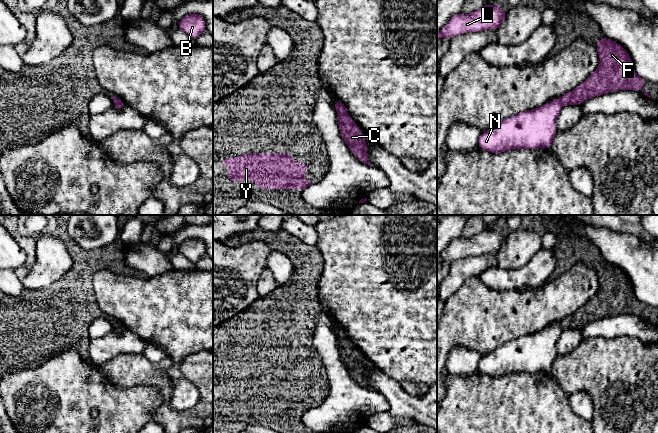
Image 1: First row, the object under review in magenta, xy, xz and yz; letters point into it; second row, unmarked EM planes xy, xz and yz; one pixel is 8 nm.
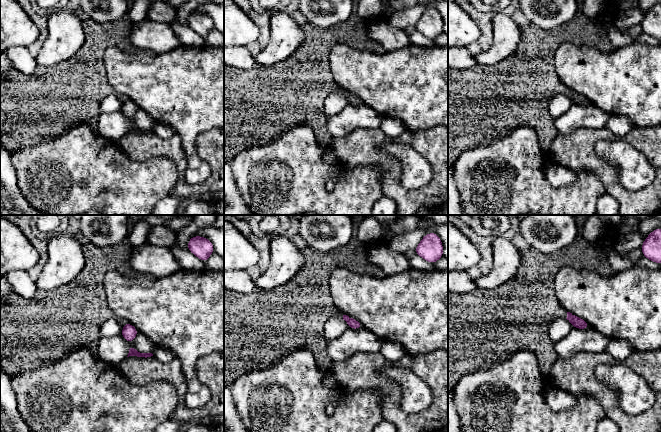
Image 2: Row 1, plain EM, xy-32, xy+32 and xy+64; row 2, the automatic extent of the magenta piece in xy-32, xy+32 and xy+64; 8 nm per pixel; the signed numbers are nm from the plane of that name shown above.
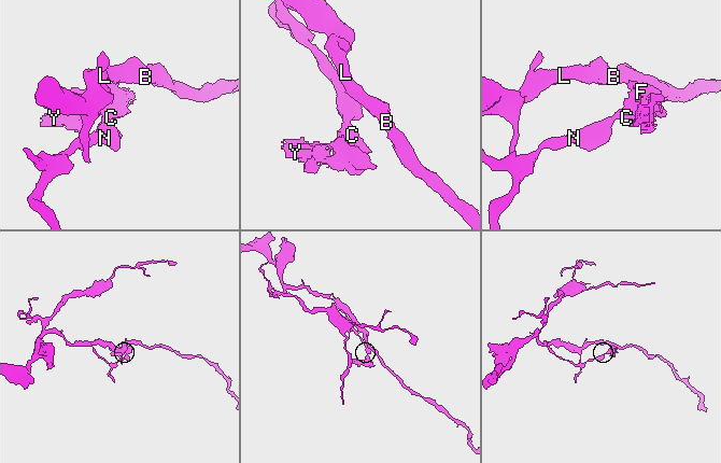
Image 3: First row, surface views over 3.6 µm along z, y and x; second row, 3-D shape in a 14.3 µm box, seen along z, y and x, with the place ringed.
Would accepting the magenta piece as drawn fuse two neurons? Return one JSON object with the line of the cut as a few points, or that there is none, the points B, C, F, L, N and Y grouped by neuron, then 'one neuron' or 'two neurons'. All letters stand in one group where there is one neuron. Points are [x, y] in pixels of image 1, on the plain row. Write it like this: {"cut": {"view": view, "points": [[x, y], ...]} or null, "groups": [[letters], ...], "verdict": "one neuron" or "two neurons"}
{"cut": {"view": "xz", "points": [[347, 338], [338, 339]]}, "groups": [["B", "L", "N"], ["C", "F", "Y"]], "verdict": "two neurons"}

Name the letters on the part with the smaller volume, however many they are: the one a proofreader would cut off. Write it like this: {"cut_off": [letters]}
{"cut_off": ["C", "F", "Y"]}

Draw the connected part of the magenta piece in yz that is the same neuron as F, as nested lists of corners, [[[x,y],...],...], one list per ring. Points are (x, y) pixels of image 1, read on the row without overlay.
[[[605,260],[595,269],[600,288],[583,307],[560,321],[563,329],[579,329],[586,323],[618,314],[640,316],[645,304],[639,301],[628,276]]]

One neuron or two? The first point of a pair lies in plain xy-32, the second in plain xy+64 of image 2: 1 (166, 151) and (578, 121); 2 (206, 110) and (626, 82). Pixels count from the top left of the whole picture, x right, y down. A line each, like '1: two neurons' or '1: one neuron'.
1: two neurons
2: one neuron

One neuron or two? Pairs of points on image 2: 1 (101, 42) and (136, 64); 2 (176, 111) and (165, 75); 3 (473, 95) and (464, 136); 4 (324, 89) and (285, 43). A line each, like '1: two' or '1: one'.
1: two
2: one
3: one
4: two

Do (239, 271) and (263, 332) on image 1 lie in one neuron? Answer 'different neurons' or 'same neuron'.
different neurons

